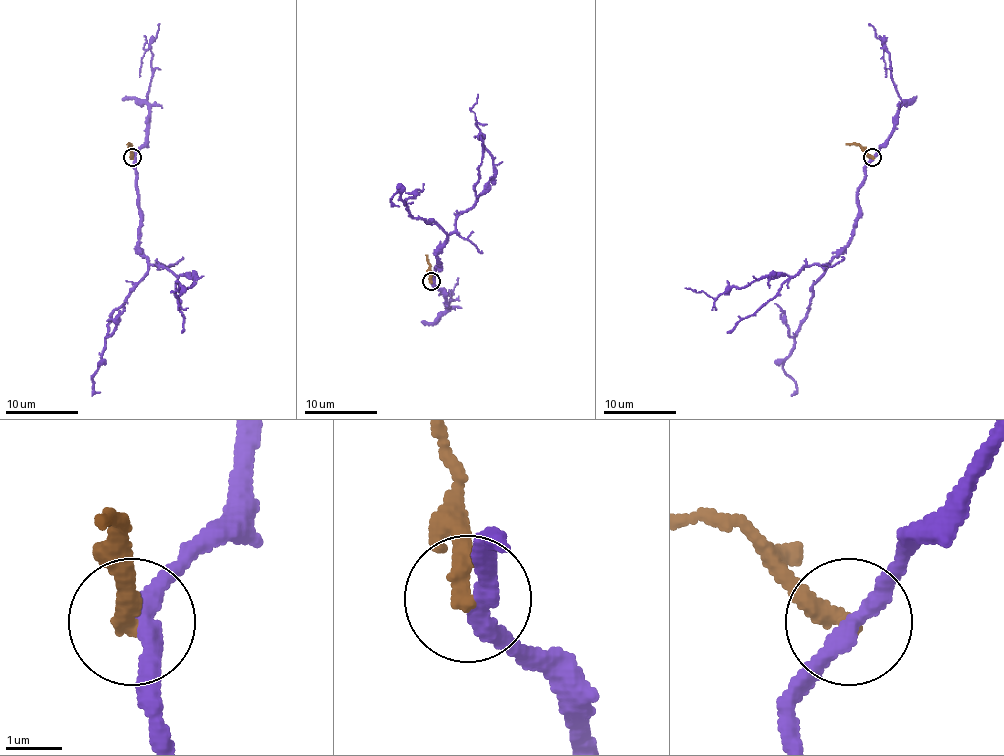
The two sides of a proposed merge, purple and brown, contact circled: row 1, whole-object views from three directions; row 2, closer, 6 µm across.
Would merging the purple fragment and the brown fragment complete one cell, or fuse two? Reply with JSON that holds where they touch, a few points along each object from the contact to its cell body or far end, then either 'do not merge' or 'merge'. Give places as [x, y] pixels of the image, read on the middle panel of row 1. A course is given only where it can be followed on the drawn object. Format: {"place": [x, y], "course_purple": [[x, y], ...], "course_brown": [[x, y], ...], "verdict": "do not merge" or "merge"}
{"place": [431, 281], "course_purple": [[431, 281], [439, 268], [437, 250], [494, 175], [494, 158], [483, 144], [472, 109], [477, 94]], "course_brown": [[431, 281], [426, 255]], "verdict": "do not merge"}

